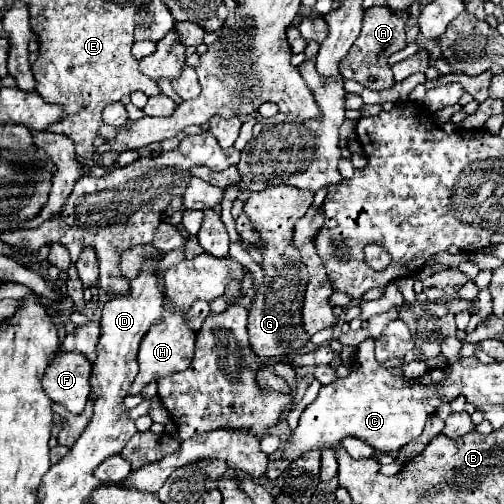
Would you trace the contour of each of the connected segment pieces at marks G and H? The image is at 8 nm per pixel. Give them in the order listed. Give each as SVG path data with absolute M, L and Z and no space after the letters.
M279 184L251 194L243 208L247 210L251 224L265 242L265 246L261 248L265 282L249 306L249 342L253 352L261 358L273 356L281 360L283 354L301 352L301 348L309 342L307 334L301 328L301 302L309 274L299 258L299 252L291 246L291 238L295 222L307 212L311 202L313 192Z
M173 314L173 316L165 316L159 322L155 322L155 326L151 326L151 330L141 340L141 348L137 354L139 372L133 380L133 384L129 386L129 394L139 394L143 390L143 386L147 386L149 382L153 382L161 376L169 376L173 372L187 370L187 366L191 364L191 358L193 358L193 348L195 348L195 332L187 326L183 316Z

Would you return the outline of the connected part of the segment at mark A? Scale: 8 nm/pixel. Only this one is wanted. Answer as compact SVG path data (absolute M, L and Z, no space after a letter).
M373 6L373 8L365 10L361 34L355 40L355 44L351 46L349 54L339 64L341 76L347 80L355 80L371 90L391 88L395 84L395 80L393 80L391 68L387 66L387 60L391 54L399 52L401 48L405 48L405 22L403 22L403 18L395 10L391 10L389 6Z

